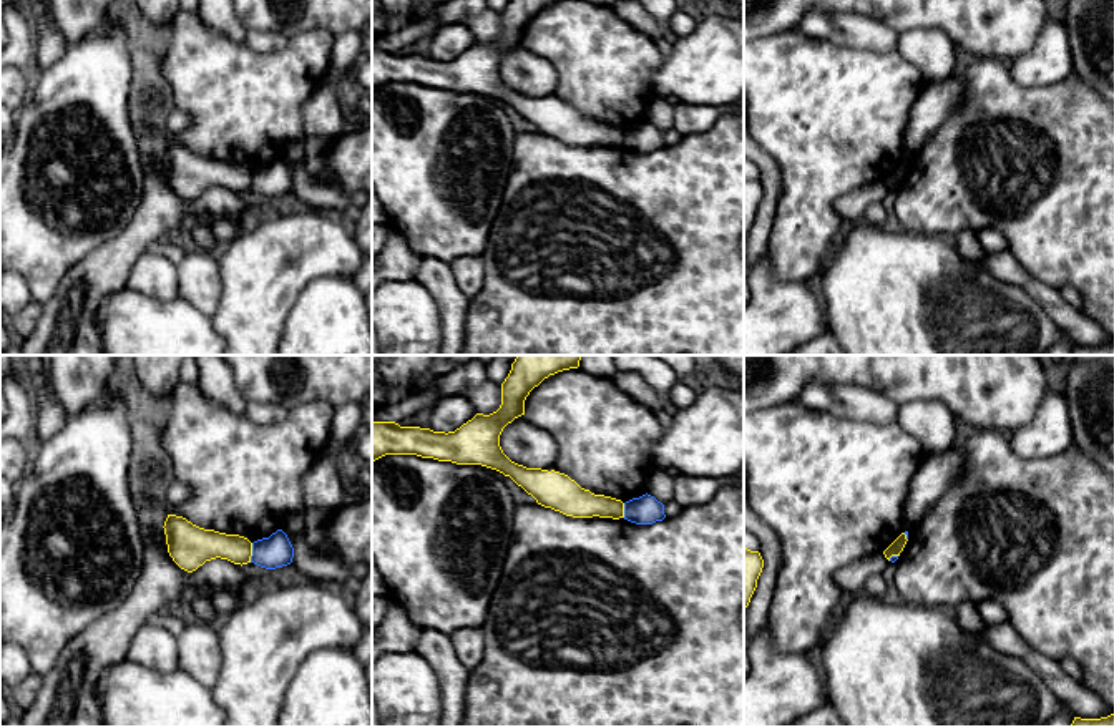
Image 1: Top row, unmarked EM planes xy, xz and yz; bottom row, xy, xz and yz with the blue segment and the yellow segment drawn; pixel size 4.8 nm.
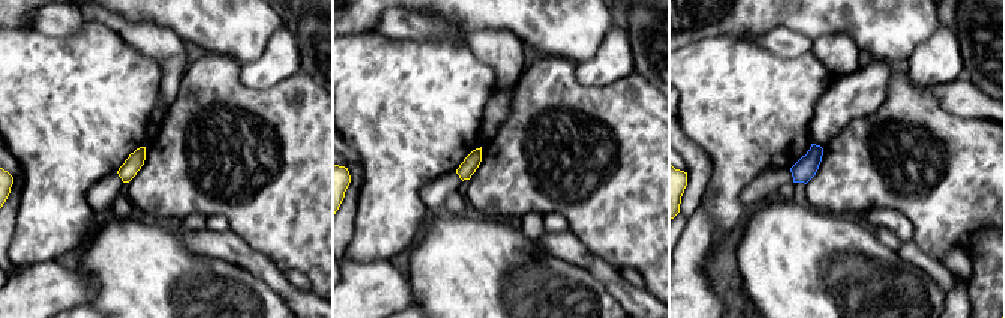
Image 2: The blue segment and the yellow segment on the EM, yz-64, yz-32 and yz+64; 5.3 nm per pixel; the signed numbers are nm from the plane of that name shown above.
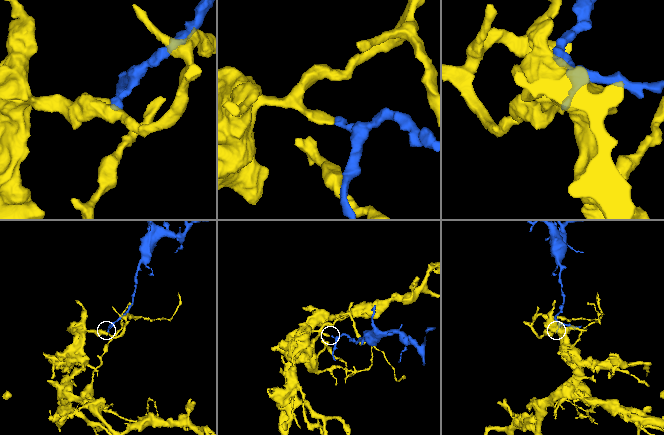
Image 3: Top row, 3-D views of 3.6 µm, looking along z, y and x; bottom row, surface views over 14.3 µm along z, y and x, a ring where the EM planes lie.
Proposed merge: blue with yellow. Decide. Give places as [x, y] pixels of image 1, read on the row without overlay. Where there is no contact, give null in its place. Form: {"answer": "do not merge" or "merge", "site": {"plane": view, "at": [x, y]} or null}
{"answer": "do not merge", "site": {"plane": "xy", "at": [253, 181]}}

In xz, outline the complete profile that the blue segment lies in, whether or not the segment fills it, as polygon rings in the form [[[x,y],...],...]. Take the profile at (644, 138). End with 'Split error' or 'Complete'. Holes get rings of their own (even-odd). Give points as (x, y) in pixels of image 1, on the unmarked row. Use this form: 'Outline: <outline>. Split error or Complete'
Outline: [[[647,121],[624,131],[624,148],[631,151],[652,153],[664,146],[664,133]]]. Complete

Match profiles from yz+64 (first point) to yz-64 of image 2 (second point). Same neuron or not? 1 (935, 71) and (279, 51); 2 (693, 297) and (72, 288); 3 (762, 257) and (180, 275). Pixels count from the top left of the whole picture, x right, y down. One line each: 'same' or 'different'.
1: same
2: same
3: same

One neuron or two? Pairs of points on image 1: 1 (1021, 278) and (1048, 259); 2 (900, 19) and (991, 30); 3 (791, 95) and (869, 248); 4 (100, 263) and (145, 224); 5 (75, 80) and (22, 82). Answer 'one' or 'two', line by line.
1: two
2: one
3: two
4: one
5: two

